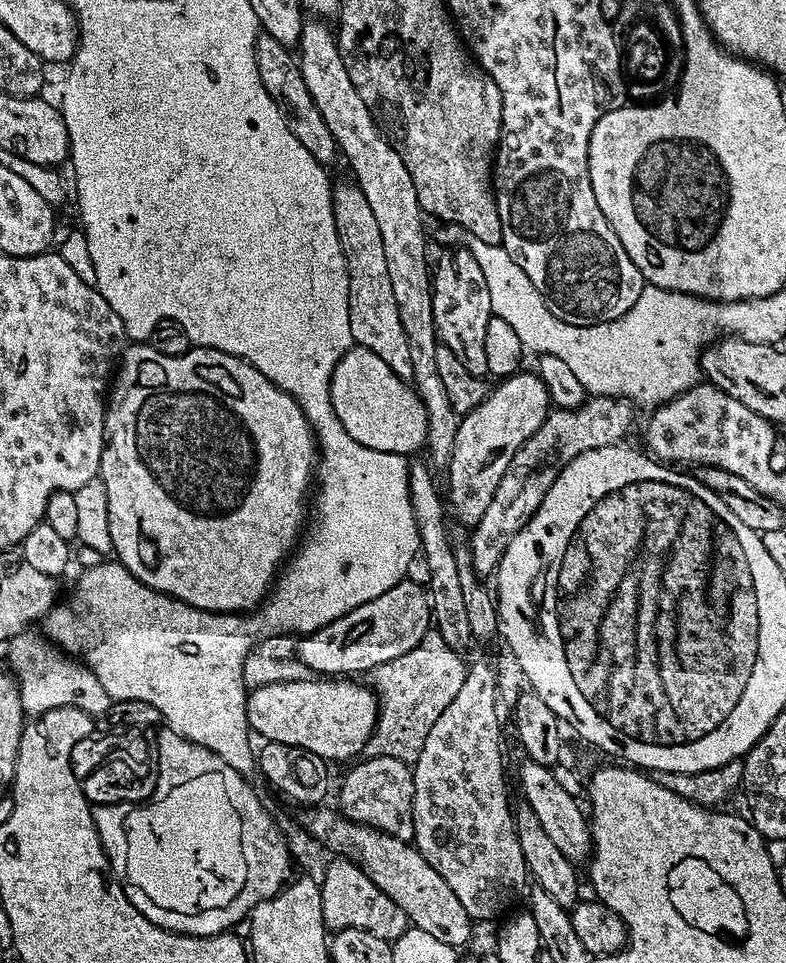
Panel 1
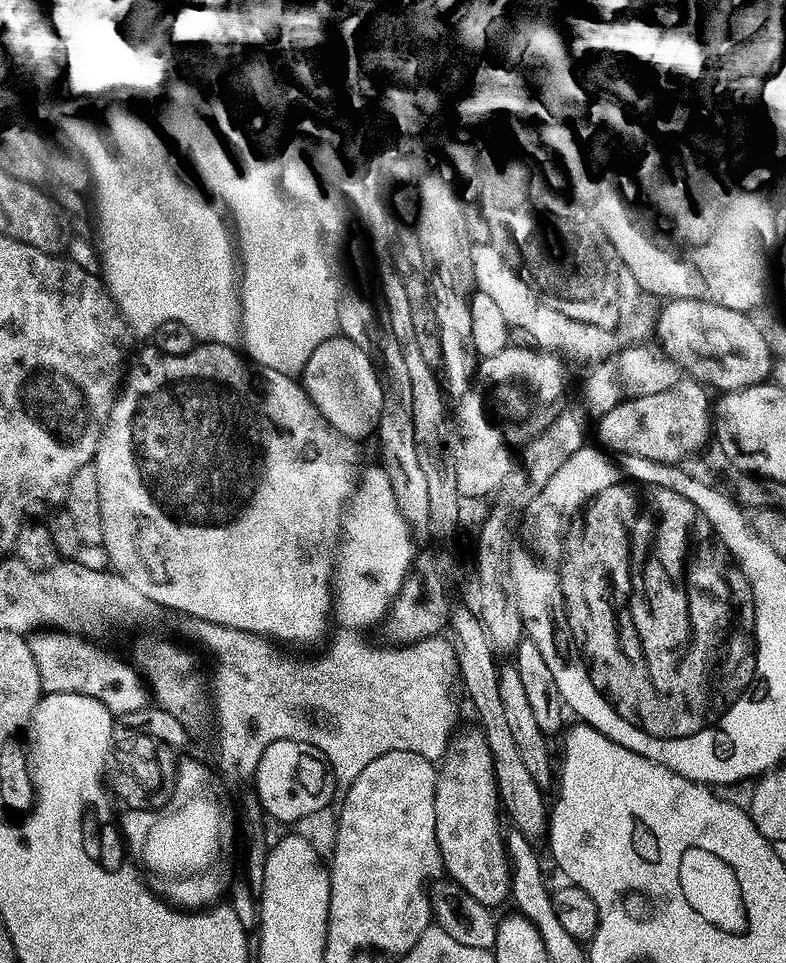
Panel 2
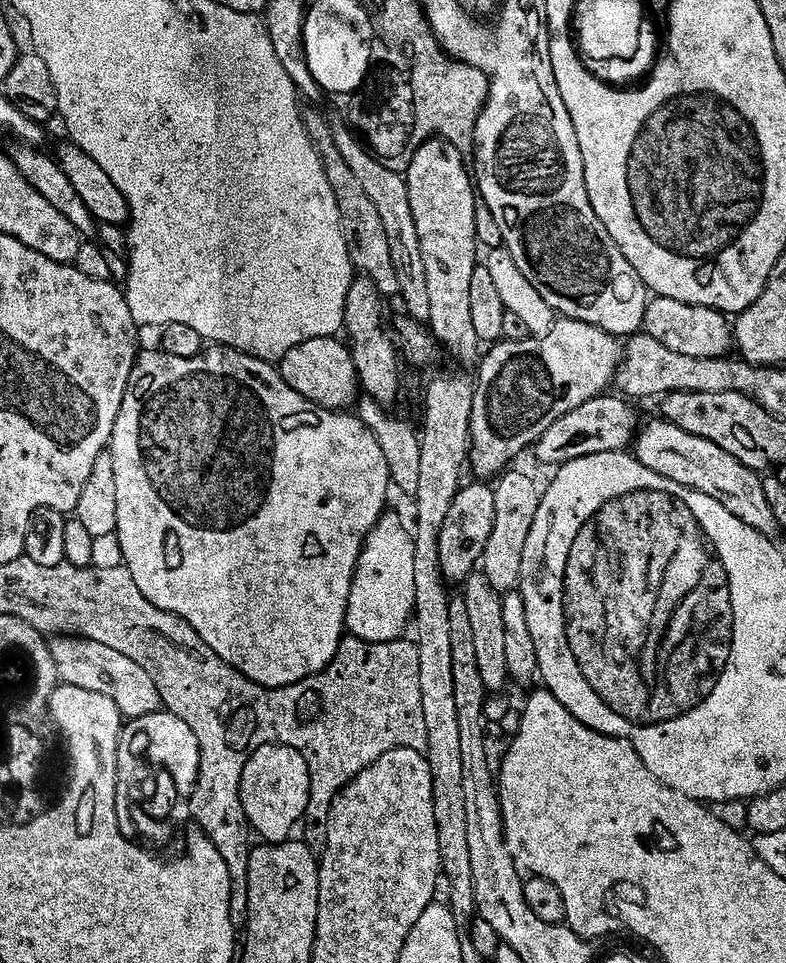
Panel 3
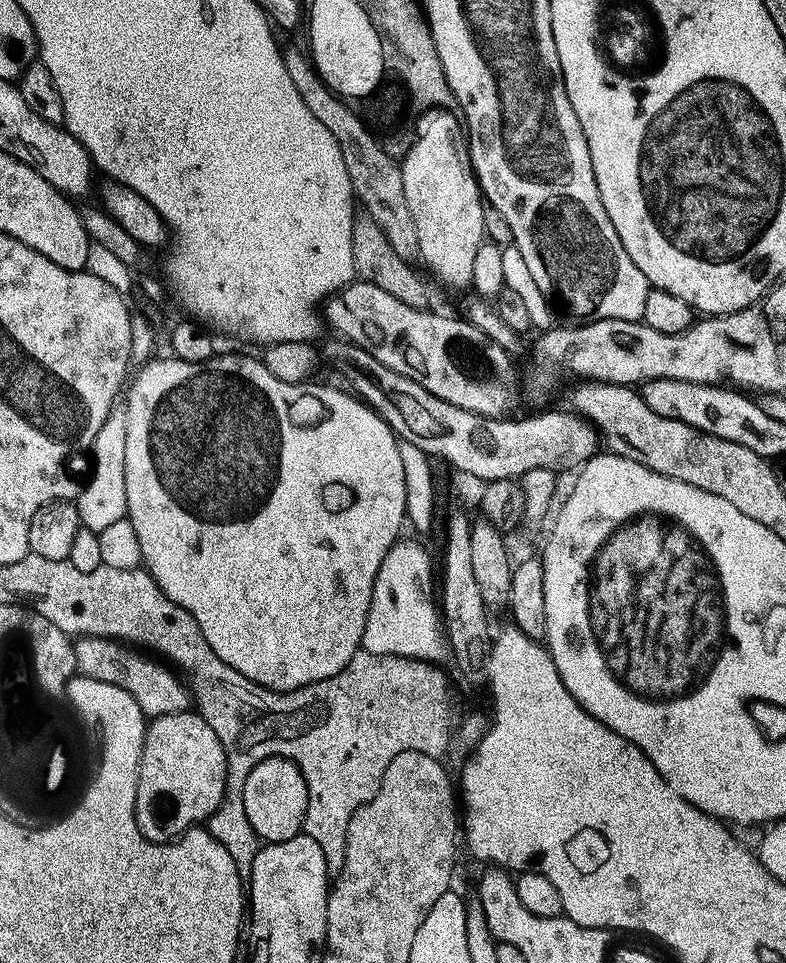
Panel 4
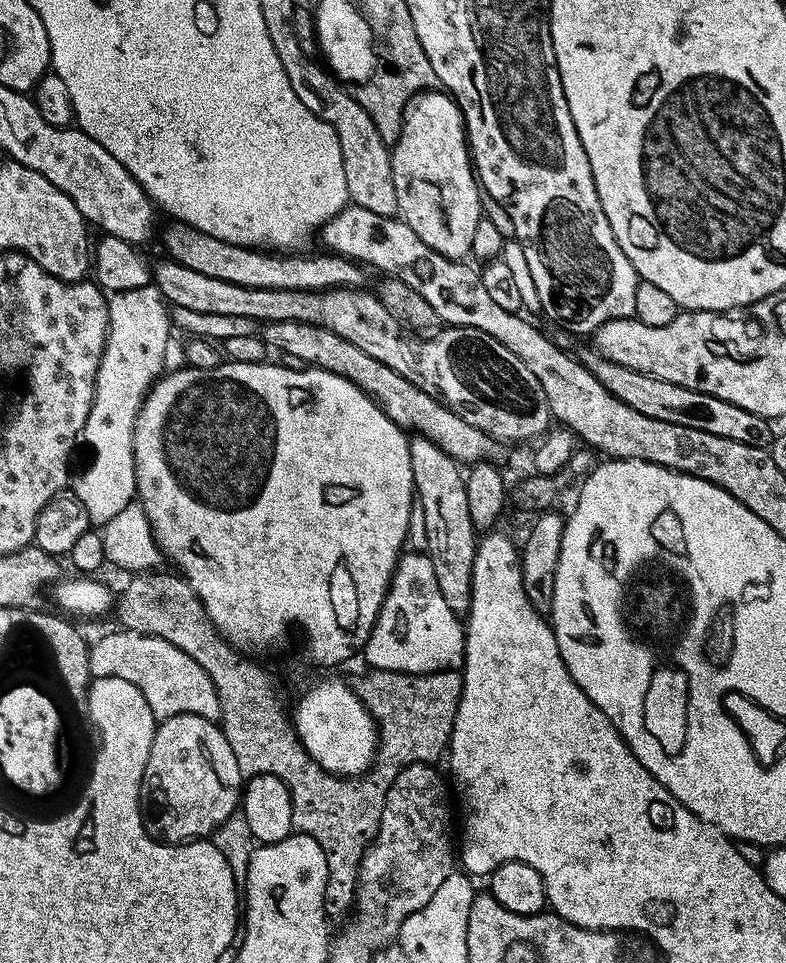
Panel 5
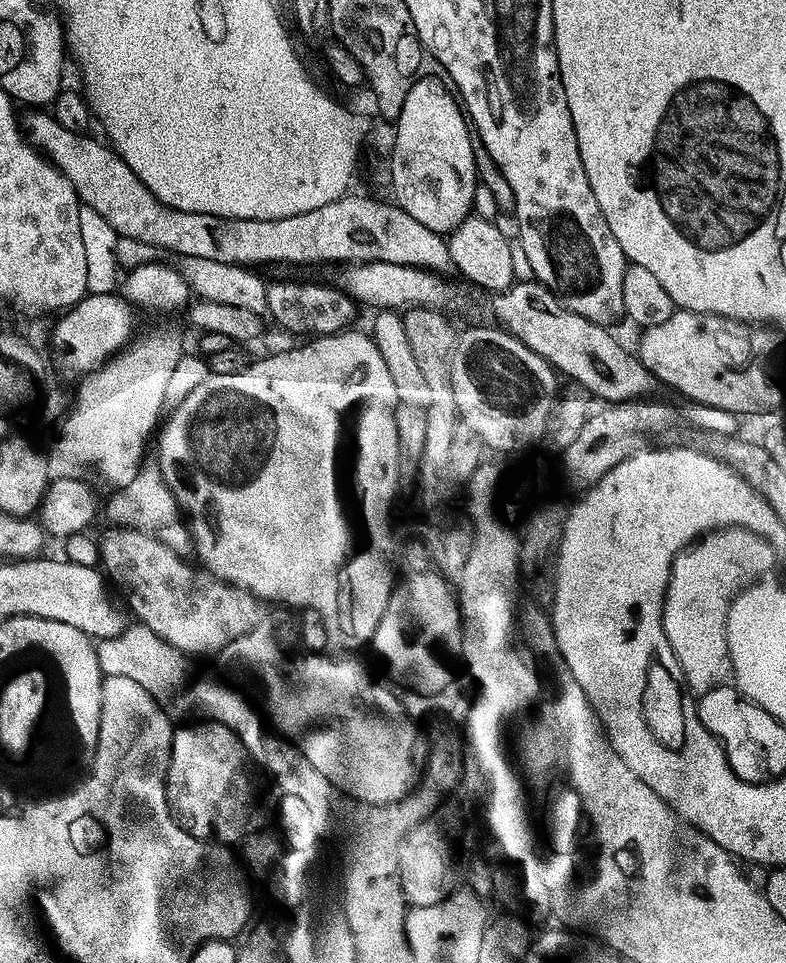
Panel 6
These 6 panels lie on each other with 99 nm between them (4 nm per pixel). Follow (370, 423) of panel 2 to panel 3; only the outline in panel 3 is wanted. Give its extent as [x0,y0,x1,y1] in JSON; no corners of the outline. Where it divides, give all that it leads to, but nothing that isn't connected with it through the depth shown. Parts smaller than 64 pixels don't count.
[278,336,358,409]

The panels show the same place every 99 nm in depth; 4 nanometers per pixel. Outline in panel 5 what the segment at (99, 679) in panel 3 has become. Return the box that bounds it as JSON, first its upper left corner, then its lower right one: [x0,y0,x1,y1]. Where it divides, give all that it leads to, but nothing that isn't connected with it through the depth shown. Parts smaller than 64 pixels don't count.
[89,630,220,721]

